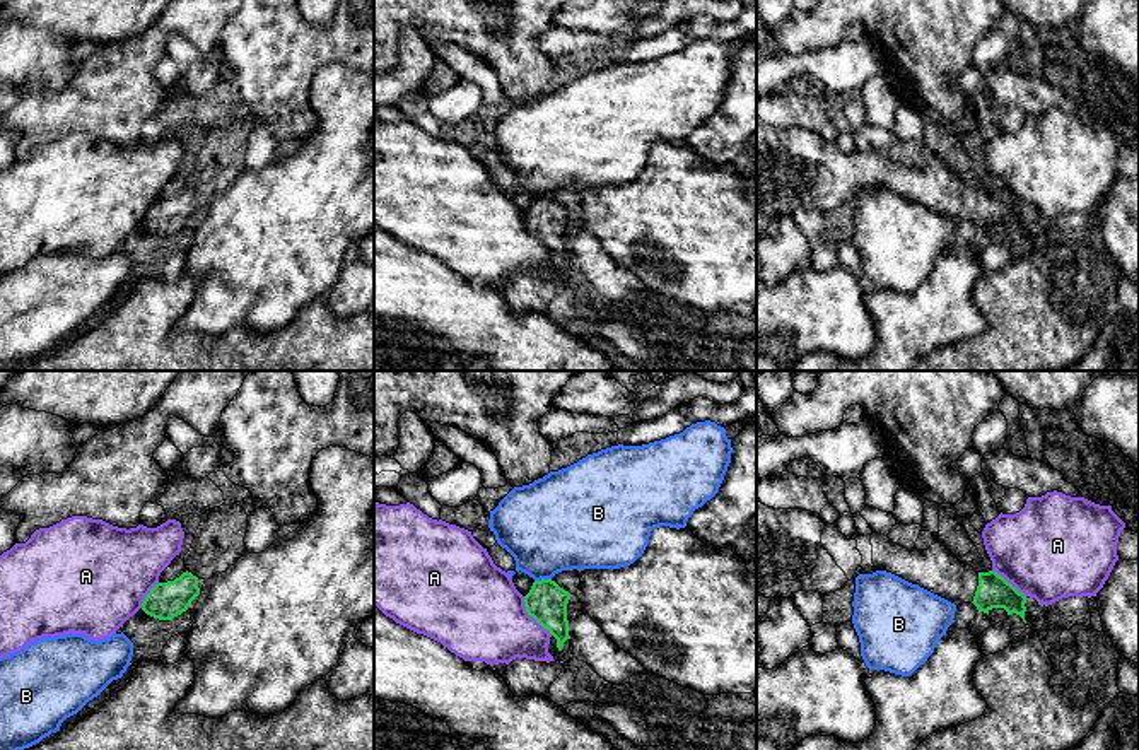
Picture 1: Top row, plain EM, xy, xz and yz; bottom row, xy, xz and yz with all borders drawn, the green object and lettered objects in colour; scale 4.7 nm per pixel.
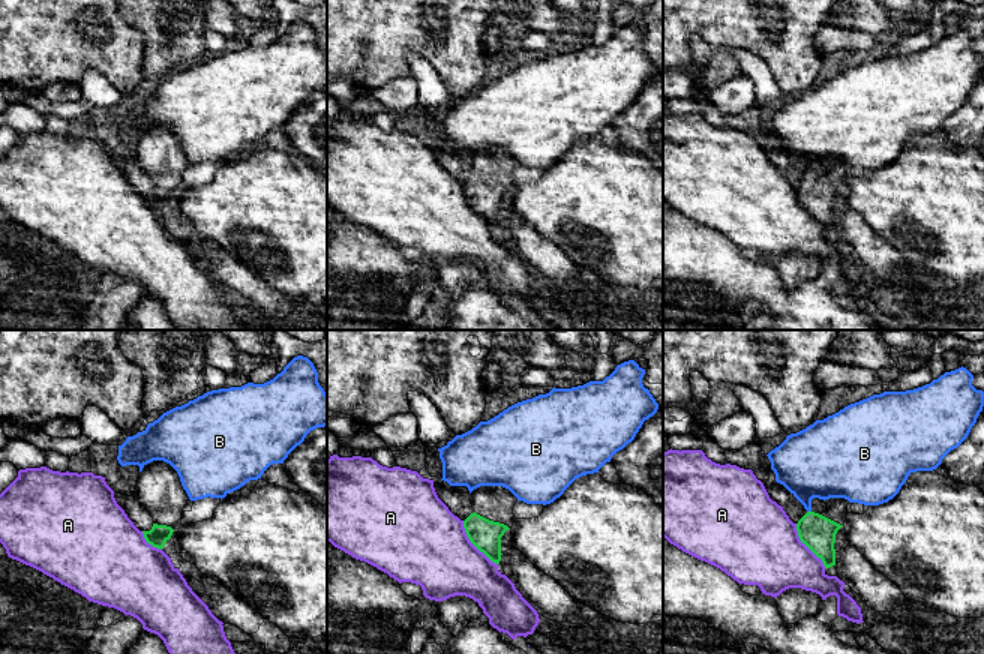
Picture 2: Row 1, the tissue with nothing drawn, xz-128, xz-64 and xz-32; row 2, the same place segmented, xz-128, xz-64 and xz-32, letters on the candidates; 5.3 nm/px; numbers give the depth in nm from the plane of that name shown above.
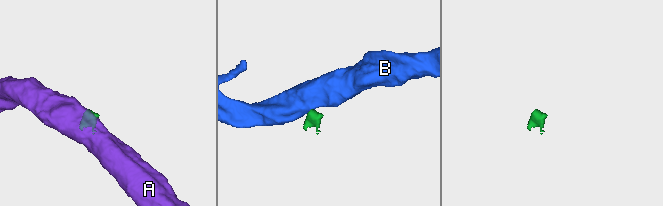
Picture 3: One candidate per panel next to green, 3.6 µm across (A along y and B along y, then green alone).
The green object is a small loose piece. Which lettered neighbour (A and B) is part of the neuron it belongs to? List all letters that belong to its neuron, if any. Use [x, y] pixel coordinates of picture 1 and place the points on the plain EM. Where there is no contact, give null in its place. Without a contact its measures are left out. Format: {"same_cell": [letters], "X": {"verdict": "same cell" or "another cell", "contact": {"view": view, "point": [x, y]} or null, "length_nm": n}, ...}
{"same_cell": [], "A": {"verdict": "another cell", "contact": {"view": "xz", "point": [531, 233]}, "length_nm": 240}, "B": {"verdict": "another cell", "contact": {"view": "xz", "point": [542, 197]}, "length_nm": 80}}

